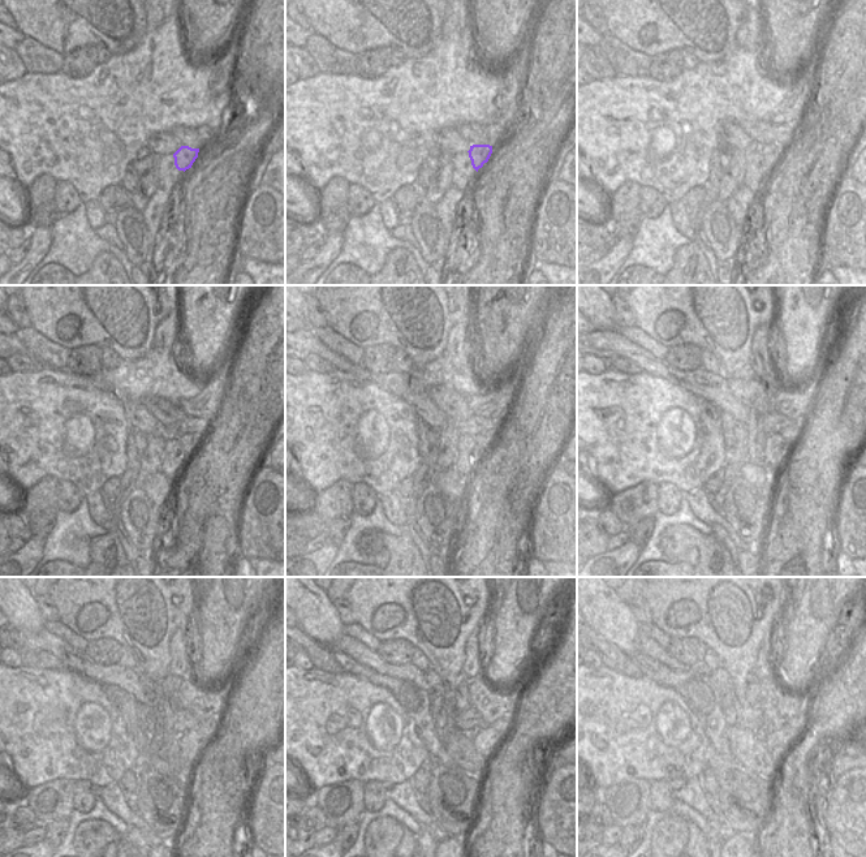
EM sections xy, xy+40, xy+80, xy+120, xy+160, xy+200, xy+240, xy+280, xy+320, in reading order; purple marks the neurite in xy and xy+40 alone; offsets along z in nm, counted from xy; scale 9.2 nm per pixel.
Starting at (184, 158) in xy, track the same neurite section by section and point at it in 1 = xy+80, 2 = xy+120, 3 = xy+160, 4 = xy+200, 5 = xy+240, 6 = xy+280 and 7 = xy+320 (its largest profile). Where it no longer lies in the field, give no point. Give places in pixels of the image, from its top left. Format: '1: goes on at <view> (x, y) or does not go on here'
1: goes on at xy+80 (772, 153)
2: goes on at xy+120 (190, 442)
3: goes on at xy+160 (498, 433)
4: goes on at xy+200 (793, 433)
5: goes on at xy+240 (209, 727)
6: goes on at xy+280 (505, 723)
7: goes on at xy+320 (798, 722)

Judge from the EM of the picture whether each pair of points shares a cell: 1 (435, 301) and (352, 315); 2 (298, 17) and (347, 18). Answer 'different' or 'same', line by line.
1: same
2: different

